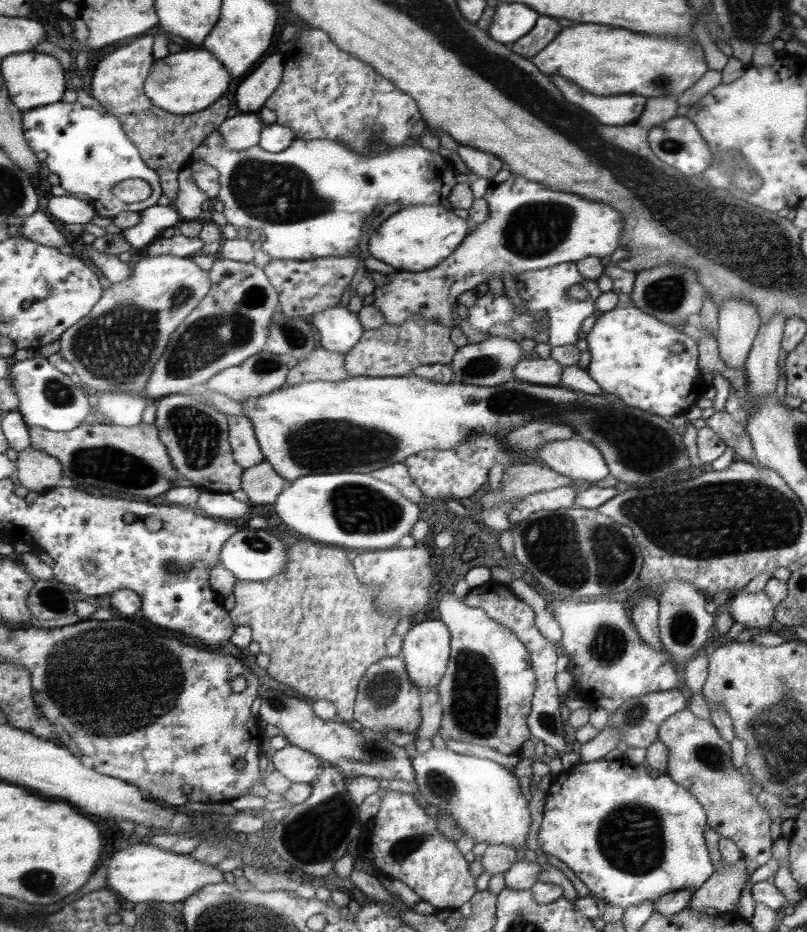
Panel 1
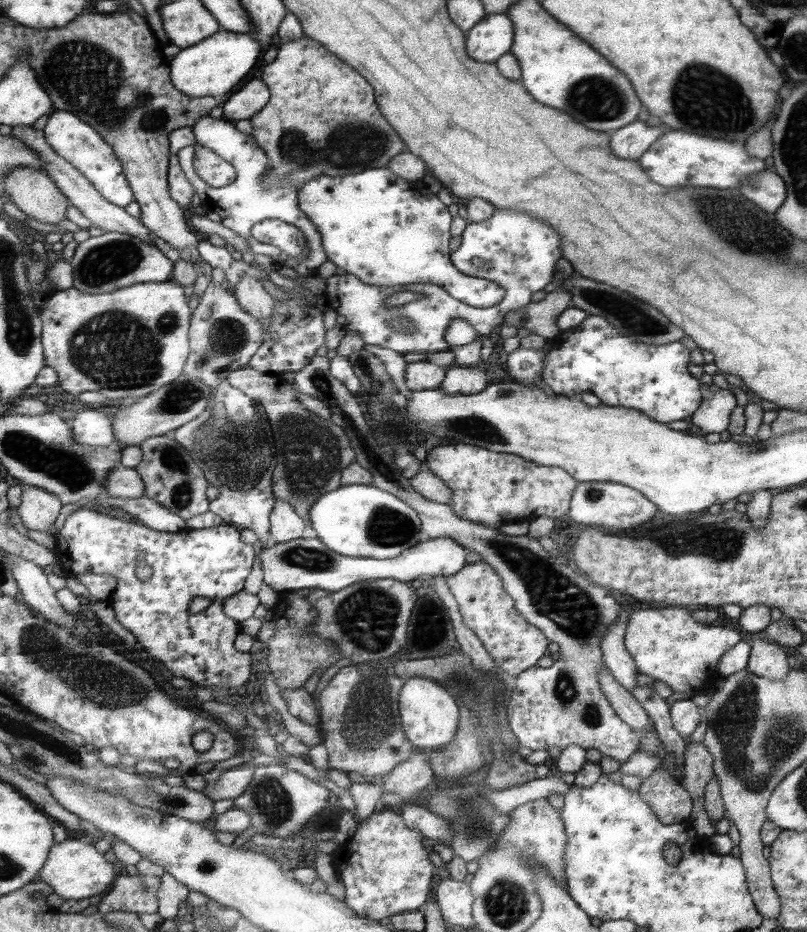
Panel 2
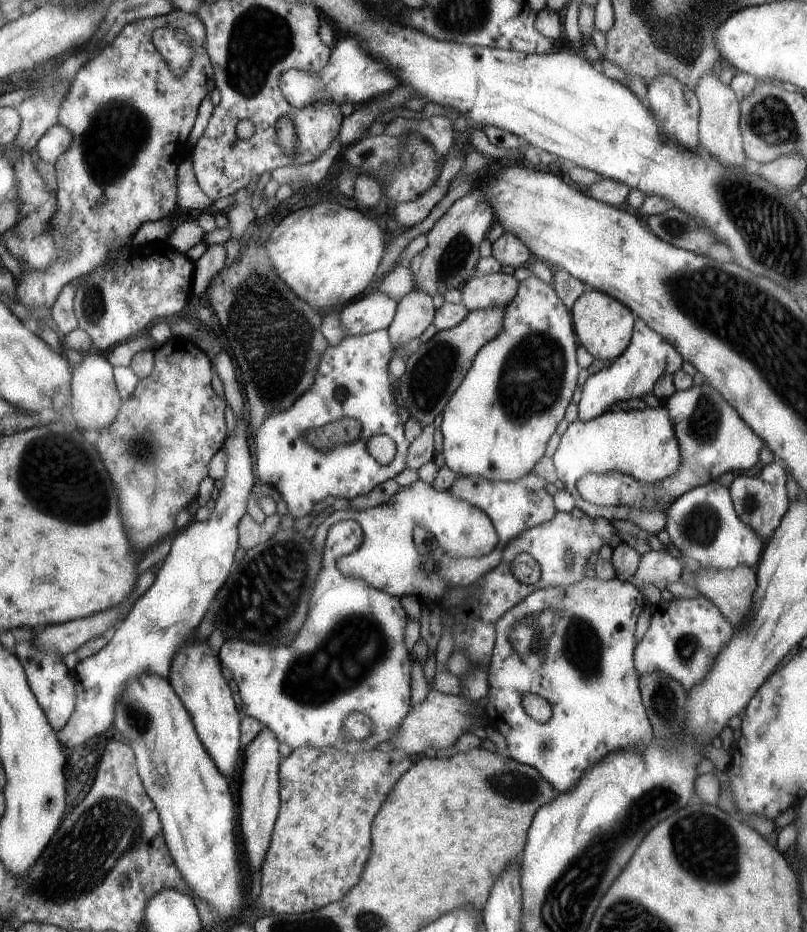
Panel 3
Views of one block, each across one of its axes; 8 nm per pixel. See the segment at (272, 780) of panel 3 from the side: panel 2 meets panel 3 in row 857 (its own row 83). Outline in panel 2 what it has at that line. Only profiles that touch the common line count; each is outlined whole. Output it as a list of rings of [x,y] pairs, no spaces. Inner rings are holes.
[[[250,80],[242,90],[230,95],[224,104],[222,118],[228,121],[248,120],[269,104],[271,96],[264,80]]]

